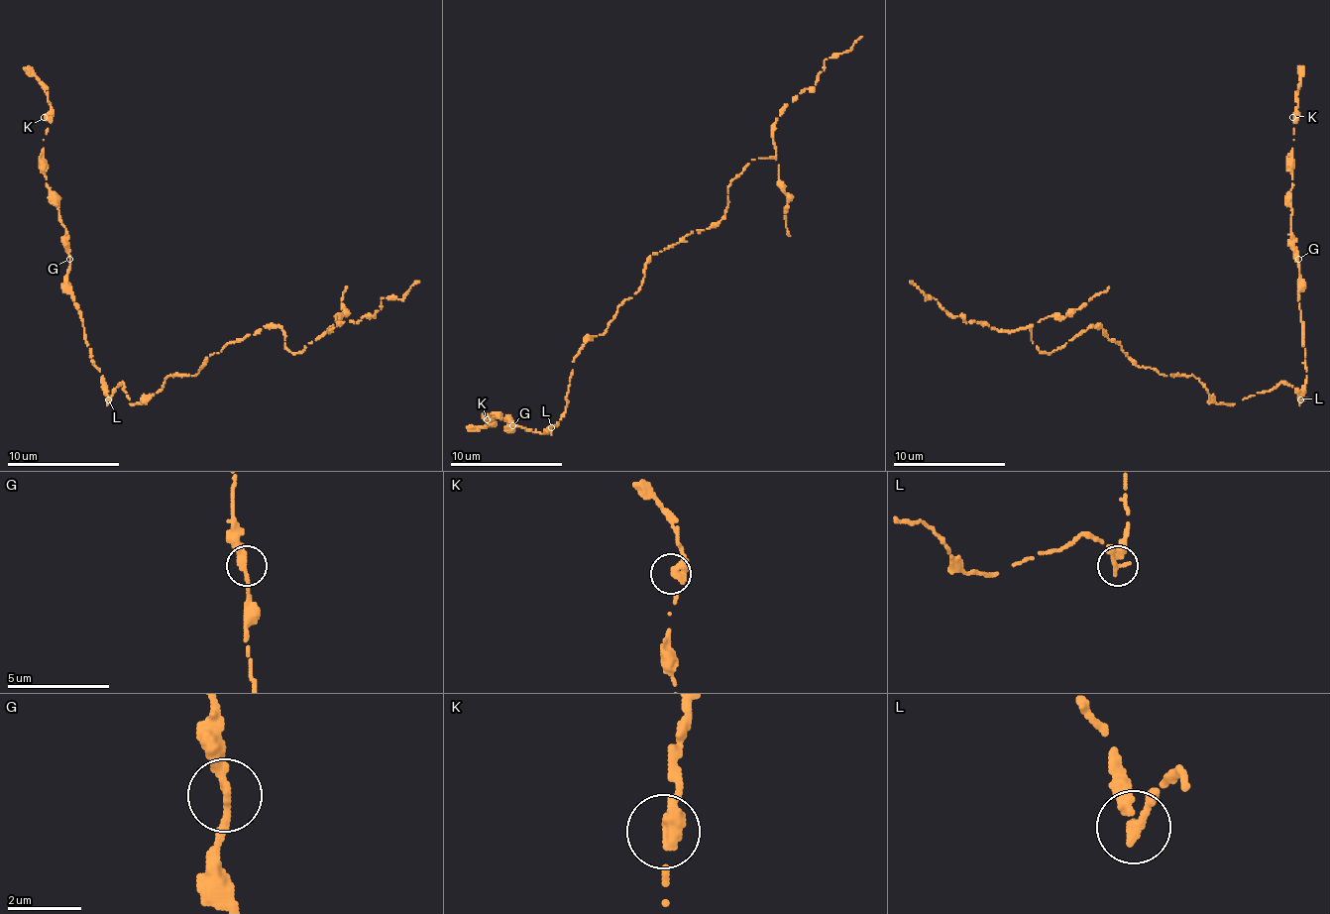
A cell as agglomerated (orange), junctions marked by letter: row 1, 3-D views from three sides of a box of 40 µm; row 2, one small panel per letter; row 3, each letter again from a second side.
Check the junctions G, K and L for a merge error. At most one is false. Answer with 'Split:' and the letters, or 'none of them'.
Split: L

